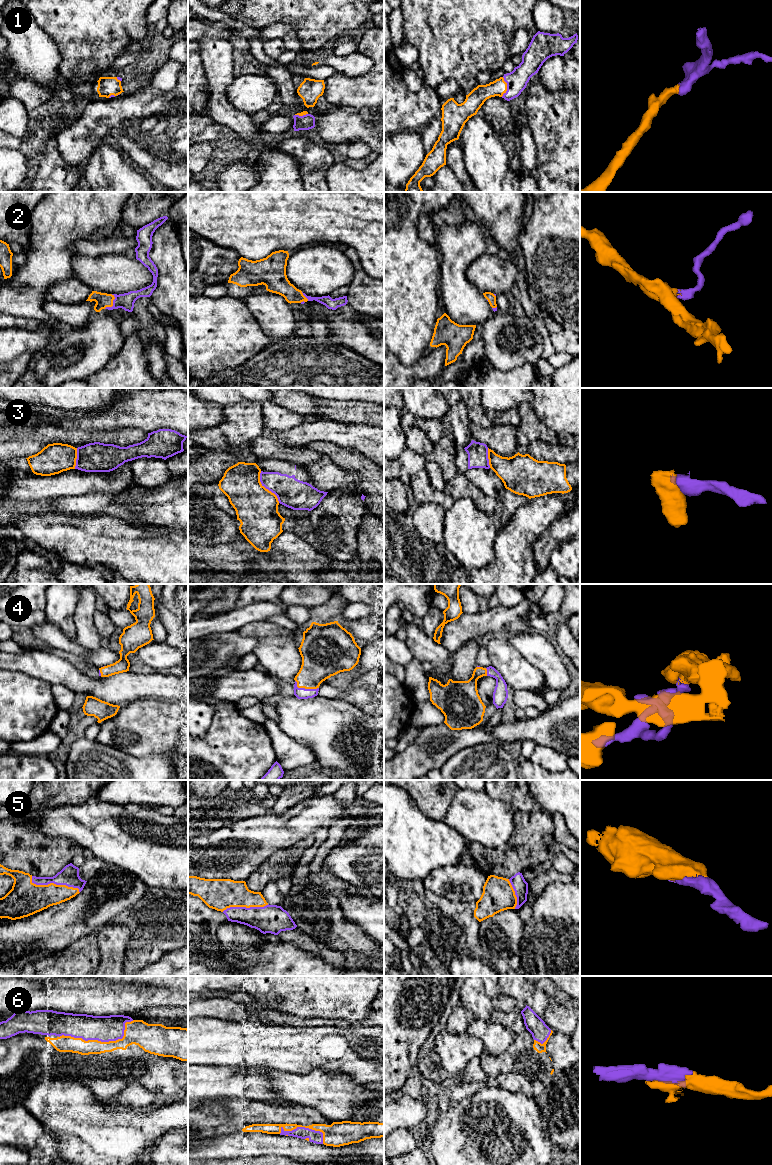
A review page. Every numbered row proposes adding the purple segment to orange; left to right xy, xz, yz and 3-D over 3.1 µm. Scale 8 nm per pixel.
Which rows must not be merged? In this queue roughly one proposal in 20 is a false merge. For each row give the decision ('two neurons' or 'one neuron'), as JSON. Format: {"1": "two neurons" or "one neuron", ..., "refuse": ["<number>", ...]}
{"1": "one neuron", "2": "one neuron", "3": "two neurons", "4": "one neuron", "5": "one neuron", "6": "one neuron", "refuse": ["3"]}

